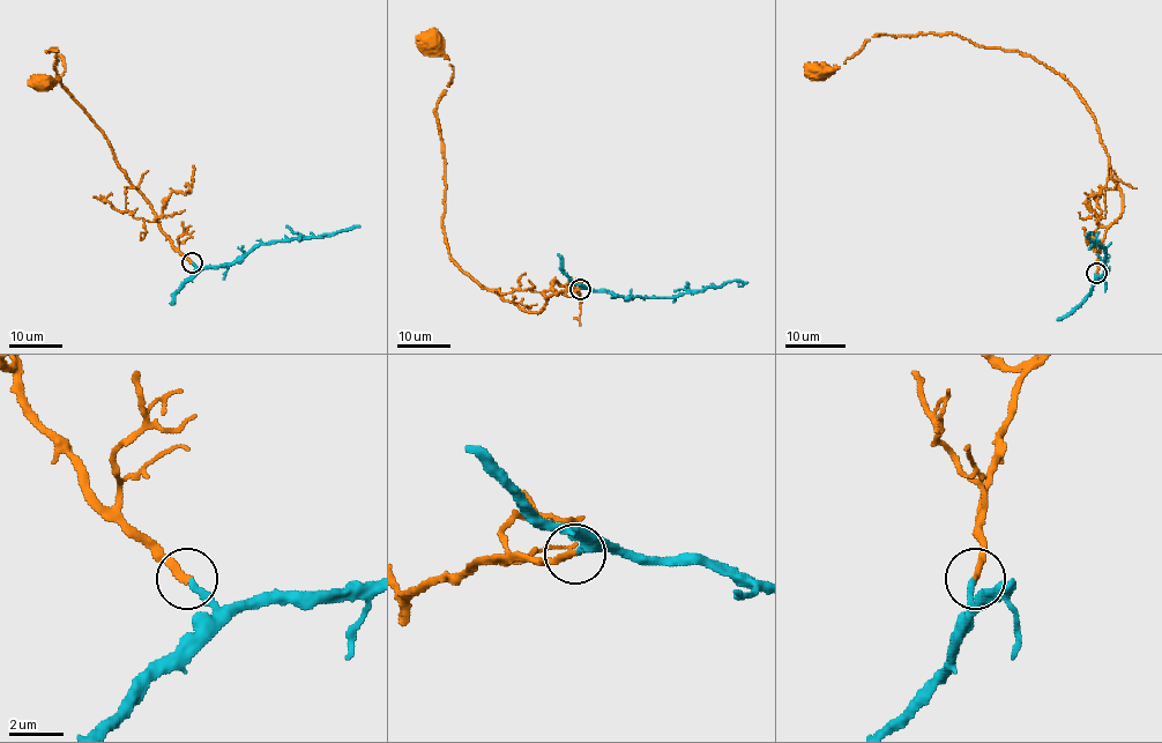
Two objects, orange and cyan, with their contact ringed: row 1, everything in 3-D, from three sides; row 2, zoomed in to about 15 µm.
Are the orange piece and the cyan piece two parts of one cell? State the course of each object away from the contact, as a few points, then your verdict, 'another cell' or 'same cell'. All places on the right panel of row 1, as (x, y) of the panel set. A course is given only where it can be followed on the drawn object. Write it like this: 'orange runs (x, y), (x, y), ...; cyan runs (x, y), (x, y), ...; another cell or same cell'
orange runs (1096, 274), (1123, 194), (1093, 113), (1058, 74), (951, 34), (873, 35), (819, 71); cyan runs (1096, 274), (1096, 280), (1105, 272), (1105, 250), (1087, 236), (1092, 231), (1092, 235); same cell

